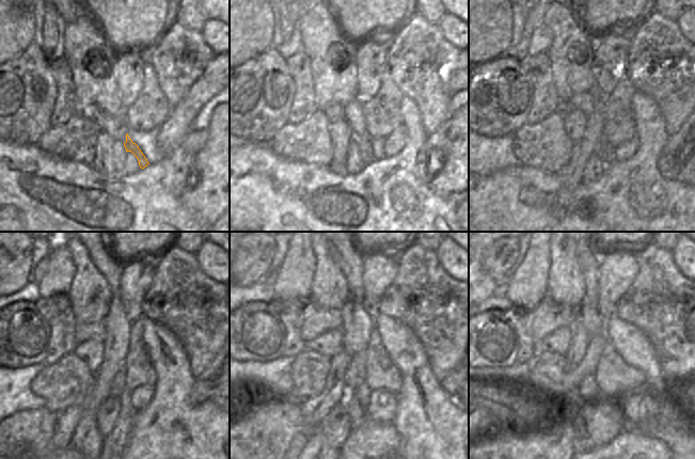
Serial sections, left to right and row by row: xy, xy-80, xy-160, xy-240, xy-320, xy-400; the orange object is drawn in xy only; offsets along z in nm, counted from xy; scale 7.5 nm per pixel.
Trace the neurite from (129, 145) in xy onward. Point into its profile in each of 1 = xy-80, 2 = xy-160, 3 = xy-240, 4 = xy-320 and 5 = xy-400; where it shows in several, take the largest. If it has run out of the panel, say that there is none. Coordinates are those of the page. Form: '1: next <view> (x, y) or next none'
1: next xy-80 (353, 115)
2: next xy-160 (586, 101)
3: next xy-240 (95, 331)
4: next xy-320 (318, 320)
5: next xy-400 (548, 316)

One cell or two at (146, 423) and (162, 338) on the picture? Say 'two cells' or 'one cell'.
one cell

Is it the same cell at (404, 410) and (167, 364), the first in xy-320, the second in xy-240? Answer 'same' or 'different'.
same

